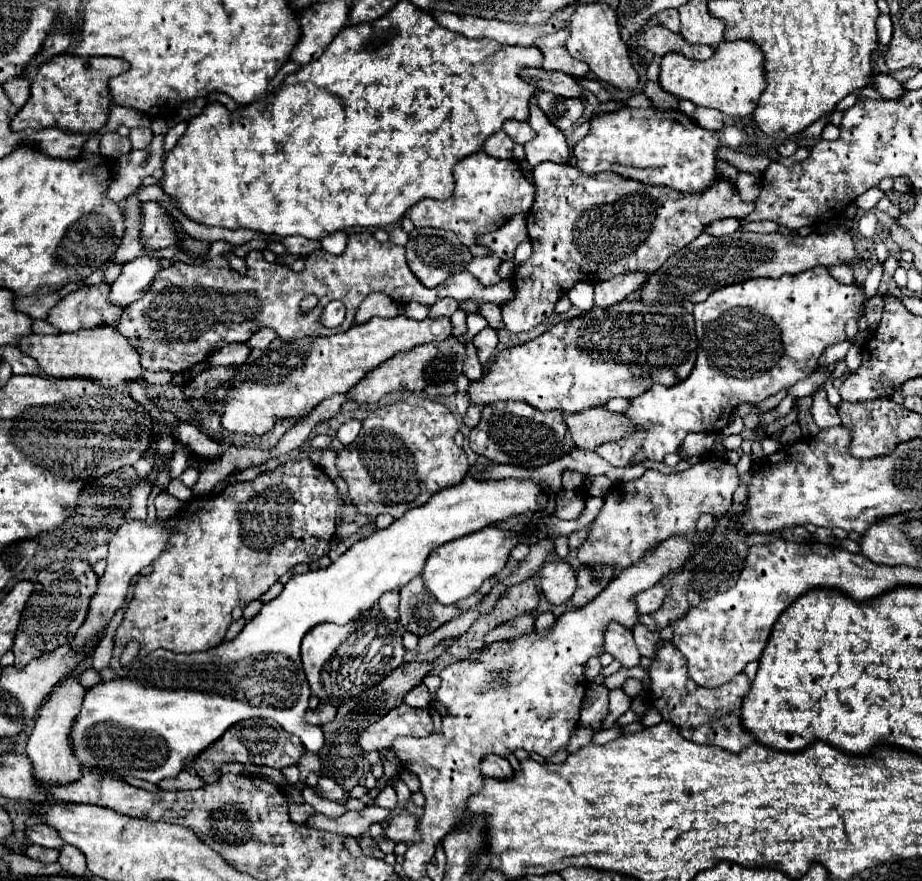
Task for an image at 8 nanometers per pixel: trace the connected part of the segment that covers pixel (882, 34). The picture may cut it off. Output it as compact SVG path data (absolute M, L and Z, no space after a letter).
M879 15L879 17L877 17L877 35L879 35L879 43L881 43L883 47L891 41L891 33L893 33L891 17L889 17L889 15Z

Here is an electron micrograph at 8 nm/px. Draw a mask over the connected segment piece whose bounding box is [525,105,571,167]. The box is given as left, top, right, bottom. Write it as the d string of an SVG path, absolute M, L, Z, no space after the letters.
M531 105L529 125L537 131L537 137L525 145L525 155L531 167L543 161L569 163L571 153L565 135L553 123L549 123L545 113L537 105Z

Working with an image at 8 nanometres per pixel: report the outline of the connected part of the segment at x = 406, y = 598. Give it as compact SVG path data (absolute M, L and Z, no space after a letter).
M421 577L409 581L399 593L399 621L403 623L405 631L419 637L433 633L449 619L455 619L457 615L463 615L463 611L469 611L469 607L477 607L477 603L481 603L483 599L483 593L477 591L457 605L441 605L437 603L437 599L433 599L433 595L425 591Z

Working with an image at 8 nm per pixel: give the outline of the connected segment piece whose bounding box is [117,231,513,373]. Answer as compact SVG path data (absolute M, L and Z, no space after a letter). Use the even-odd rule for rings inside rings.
M369 231L351 233L347 249L341 255L331 255L323 249L309 253L305 259L305 269L299 273L291 271L287 265L267 263L261 251L249 251L245 255L245 263L245 275L233 271L221 255L205 261L203 265L187 265L177 261L157 273L149 291L125 309L125 315L121 315L117 325L117 329L137 347L141 365L145 365L145 369L169 369L173 373L183 373L197 361L229 343L245 343L257 329L263 327L273 329L285 341L345 333L353 325L361 301L373 291L389 295L399 305L413 301L433 305L439 299L453 297L459 303L475 301L477 307L481 307L481 303L487 301L505 305L513 299L513 285L509 279L503 279L493 287L483 287L467 271L451 275L437 287L425 287L413 275L413 271L409 271L405 247L397 247L389 241L379 243ZM307 295L315 295L319 303L313 311L303 313L301 301ZM331 299L345 303L347 317L337 329L323 329L319 325L319 313Z

